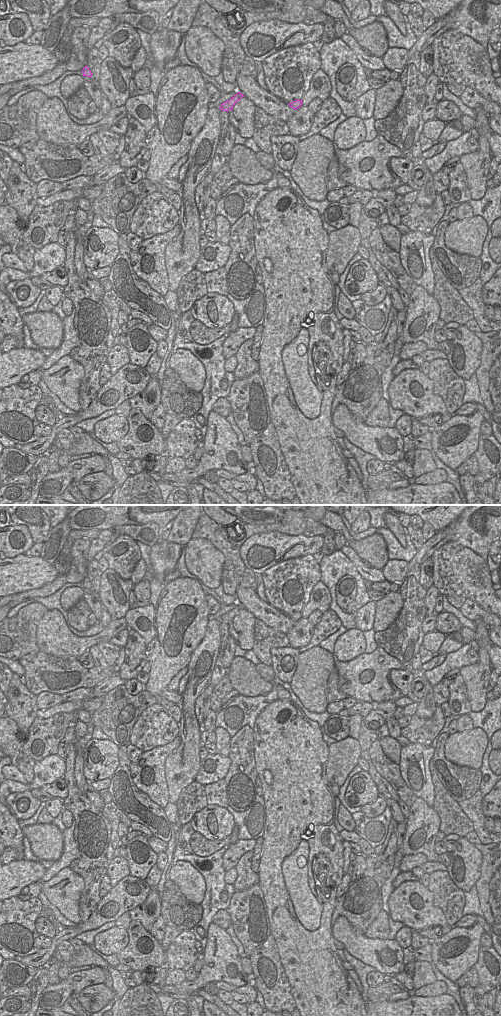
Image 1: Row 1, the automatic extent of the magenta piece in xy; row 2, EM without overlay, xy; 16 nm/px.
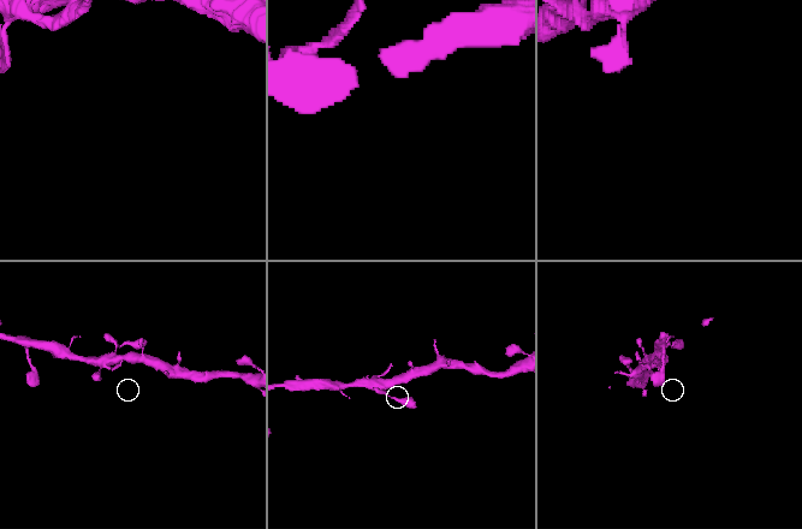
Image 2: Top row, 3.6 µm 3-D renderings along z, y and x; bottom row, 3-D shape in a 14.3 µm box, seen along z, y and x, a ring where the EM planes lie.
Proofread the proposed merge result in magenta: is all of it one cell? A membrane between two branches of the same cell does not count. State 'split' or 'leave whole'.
leave whole

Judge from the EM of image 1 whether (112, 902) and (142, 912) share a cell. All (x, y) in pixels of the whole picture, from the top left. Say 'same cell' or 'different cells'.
different cells

